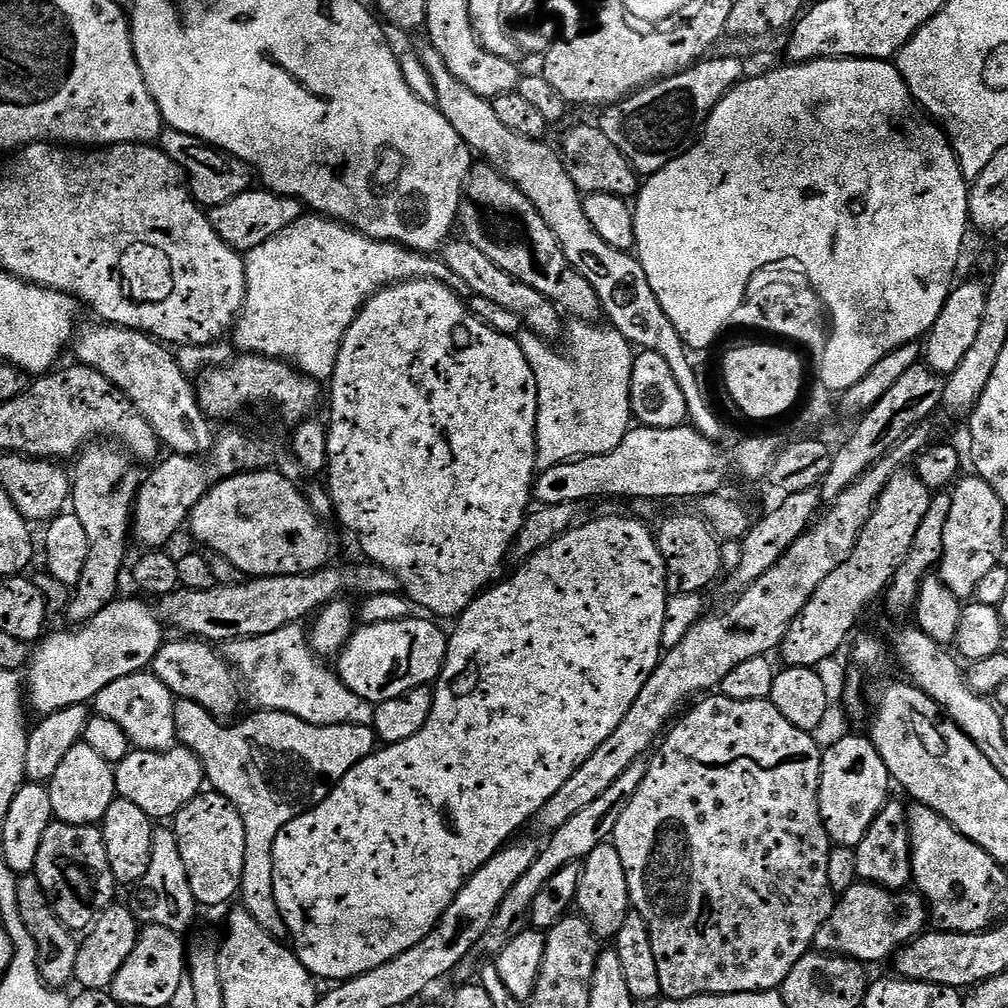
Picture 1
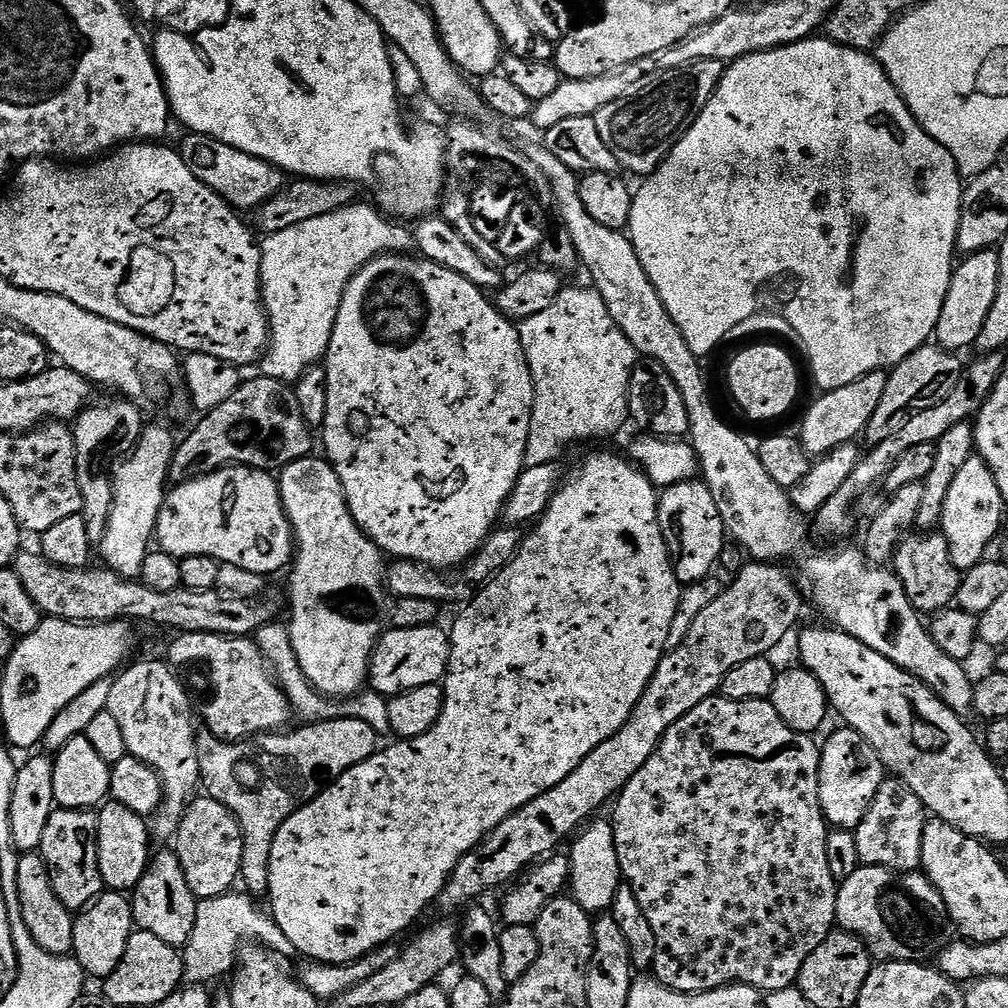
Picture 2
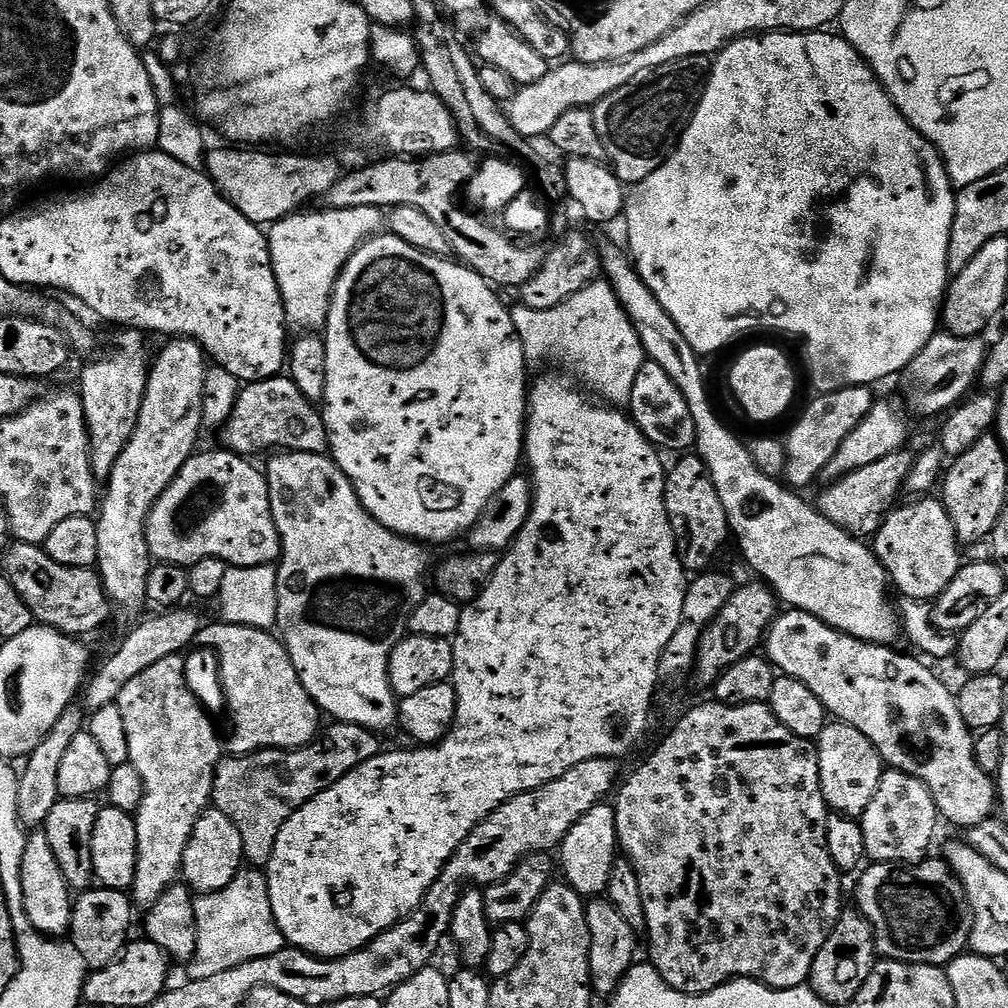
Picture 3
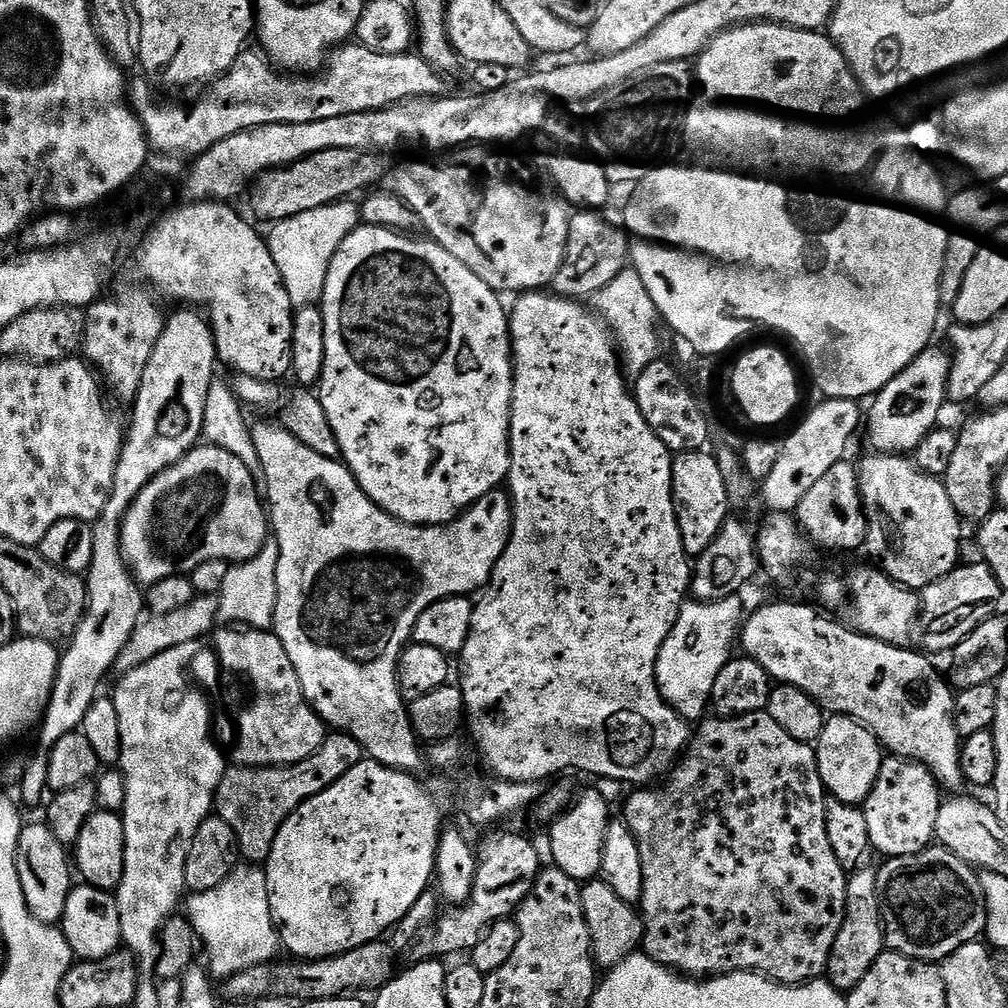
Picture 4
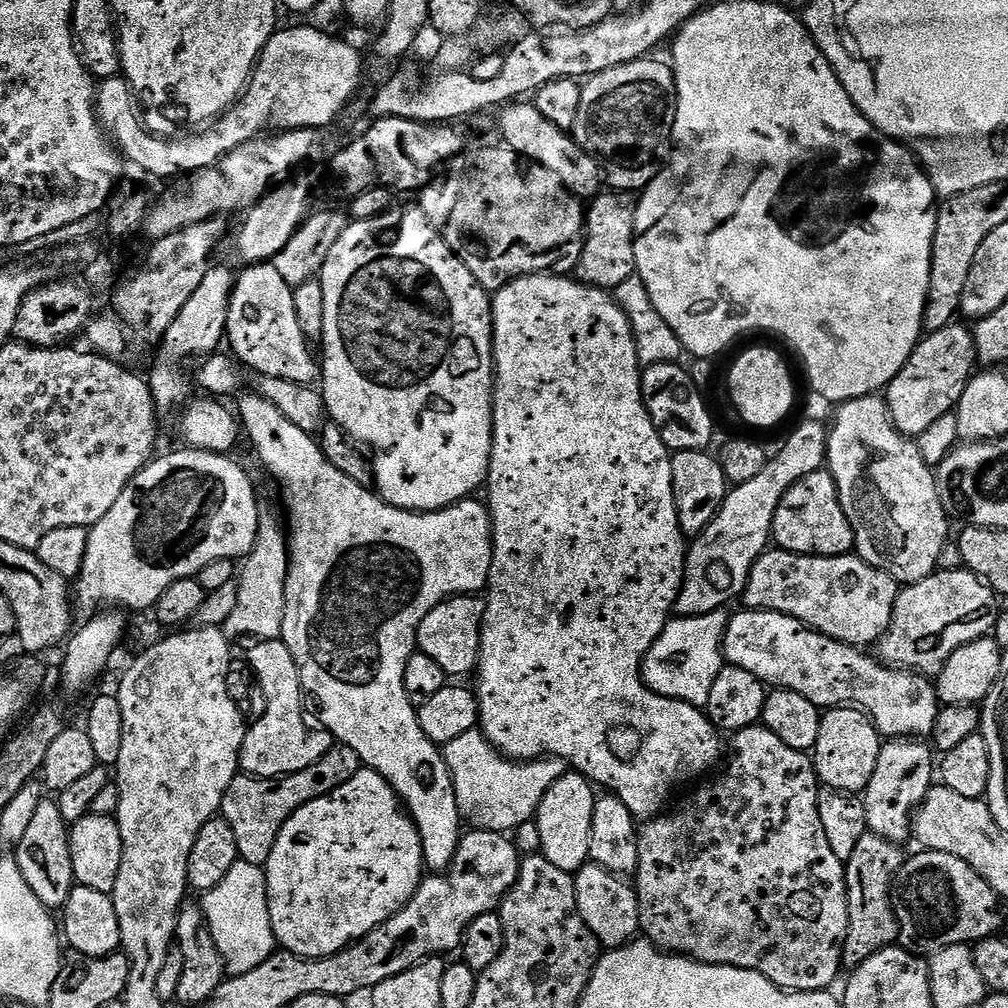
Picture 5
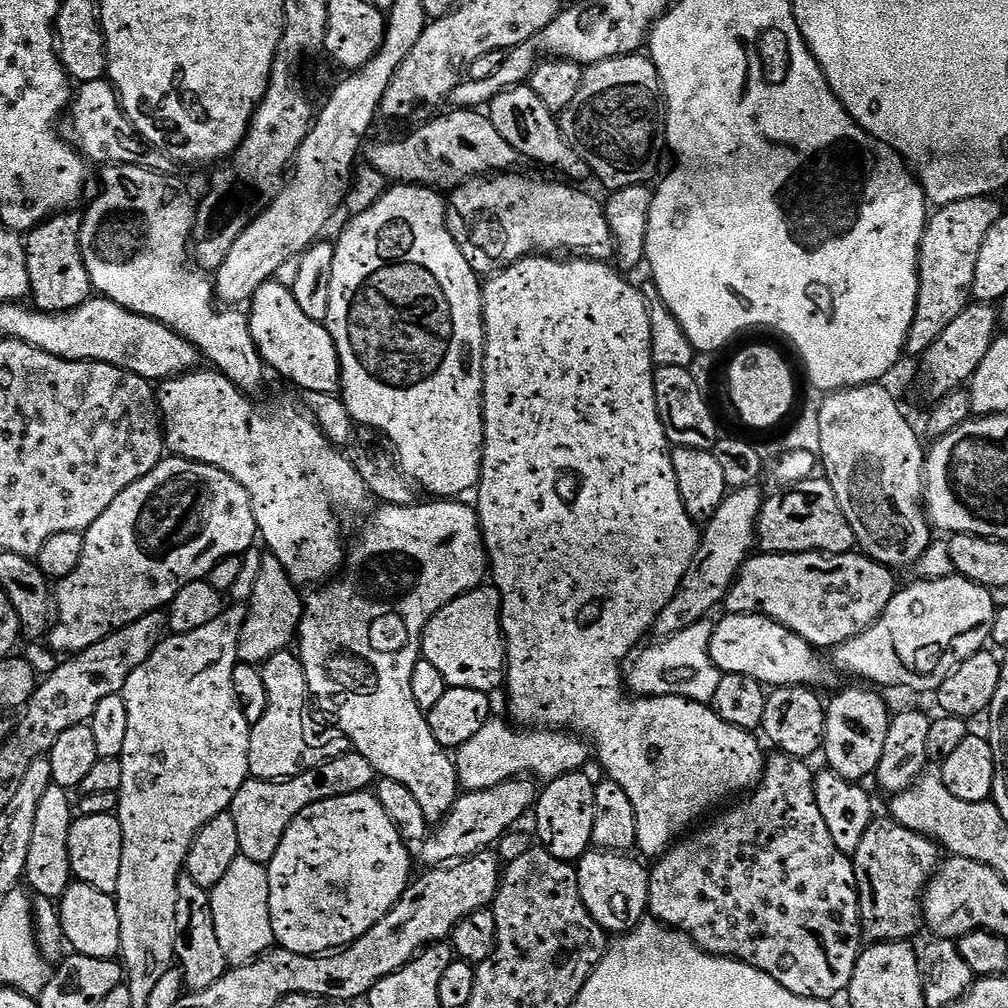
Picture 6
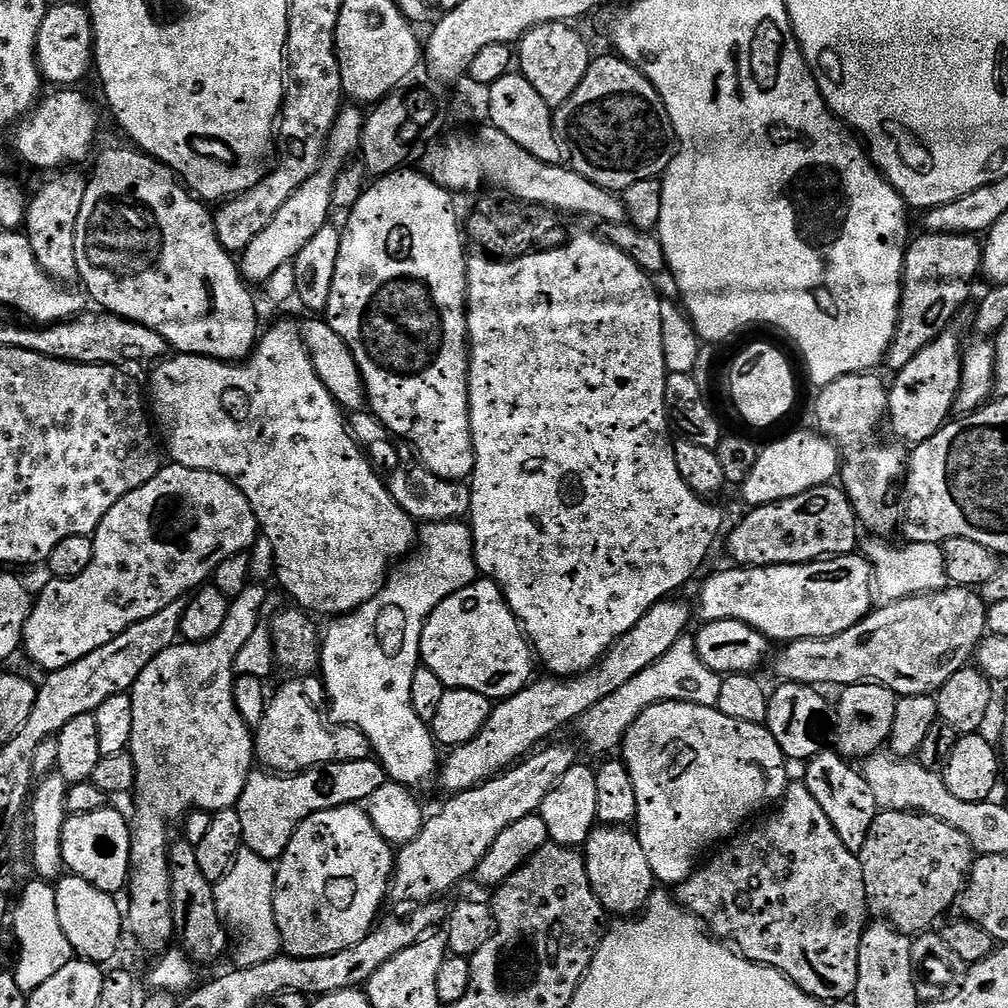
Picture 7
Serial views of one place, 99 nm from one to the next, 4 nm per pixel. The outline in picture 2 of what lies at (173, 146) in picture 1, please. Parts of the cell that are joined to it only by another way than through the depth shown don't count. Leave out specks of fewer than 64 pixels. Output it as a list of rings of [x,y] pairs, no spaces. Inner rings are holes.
[[[188,134],[178,144],[180,157],[194,170],[194,178],[198,178],[210,190],[214,190],[232,208],[255,210],[261,208],[270,198],[274,198],[286,187],[285,173],[262,158],[254,158],[234,146],[226,146],[226,142],[218,142],[209,136]]]

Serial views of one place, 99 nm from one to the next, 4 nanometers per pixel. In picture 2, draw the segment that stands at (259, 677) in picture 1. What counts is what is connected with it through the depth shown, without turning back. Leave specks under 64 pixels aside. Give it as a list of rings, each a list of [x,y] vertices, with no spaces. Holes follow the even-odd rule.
[[[273,622],[264,624],[261,628],[256,629],[254,633],[256,645],[260,647],[260,652],[266,659],[268,659],[268,667],[272,669],[277,684],[280,689],[288,695],[288,702],[293,713],[296,712],[301,716],[301,721],[317,724],[323,720],[337,720],[339,716],[349,716],[350,718],[358,718],[364,720],[366,726],[370,726],[376,732],[377,737],[384,738],[391,733],[392,727],[390,726],[390,710],[388,709],[388,700],[385,697],[378,695],[377,692],[368,690],[363,694],[357,694],[351,698],[345,699],[343,702],[337,702],[335,699],[322,695],[322,693],[308,681],[306,674],[302,674],[302,668],[298,666],[298,656],[294,654],[294,644],[290,642],[290,634],[287,627],[283,623]]]

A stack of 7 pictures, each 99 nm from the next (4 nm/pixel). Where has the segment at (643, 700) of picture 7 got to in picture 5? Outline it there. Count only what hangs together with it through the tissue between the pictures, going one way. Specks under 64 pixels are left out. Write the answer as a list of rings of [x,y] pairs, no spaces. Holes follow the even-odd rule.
[[[721,610],[697,616],[676,616],[669,619],[662,634],[644,655],[642,675],[652,692],[671,700],[681,700],[698,709],[707,709],[714,678],[726,667],[724,631],[728,628],[729,613]],[[479,727],[466,730],[454,742],[443,745],[444,761],[450,770],[450,778],[454,782],[454,794],[458,798],[458,810],[465,821],[468,820],[473,829],[485,828],[491,832],[515,833],[515,828],[520,828],[524,823],[531,821],[536,814],[536,808],[542,802],[546,790],[558,782],[564,773],[569,771],[570,765],[566,760],[555,758],[541,758],[538,760],[510,760],[502,755],[488,737],[480,731]]]

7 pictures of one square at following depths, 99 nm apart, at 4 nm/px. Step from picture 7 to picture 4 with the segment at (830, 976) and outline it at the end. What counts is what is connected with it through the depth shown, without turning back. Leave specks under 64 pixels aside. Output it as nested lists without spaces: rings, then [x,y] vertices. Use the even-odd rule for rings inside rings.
[[[767,710],[741,716],[705,719],[700,729],[691,733],[686,755],[655,786],[644,786],[624,804],[622,819],[638,842],[642,856],[642,898],[638,905],[644,922],[643,955],[684,978],[729,976],[731,972],[755,972],[777,984],[799,986],[825,975],[834,938],[844,921],[846,906],[846,869],[834,858],[830,838],[826,838],[824,802],[826,789],[812,744],[790,738]]]

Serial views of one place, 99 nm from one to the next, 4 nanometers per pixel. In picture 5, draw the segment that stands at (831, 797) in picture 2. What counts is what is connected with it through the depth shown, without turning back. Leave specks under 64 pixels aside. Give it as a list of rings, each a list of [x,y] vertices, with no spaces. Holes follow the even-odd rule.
[[[851,706],[827,709],[820,718],[818,742],[814,749],[819,783],[834,792],[863,793],[874,774],[874,766],[878,766],[881,743],[880,732],[868,713]]]

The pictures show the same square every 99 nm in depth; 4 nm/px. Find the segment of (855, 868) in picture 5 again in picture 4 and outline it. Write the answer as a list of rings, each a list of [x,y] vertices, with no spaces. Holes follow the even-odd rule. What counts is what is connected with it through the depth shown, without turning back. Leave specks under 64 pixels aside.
[[[861,866],[848,876],[846,886],[846,906],[844,921],[838,930],[838,938],[834,938],[834,946],[830,950],[826,979],[839,992],[849,993],[866,978],[870,966],[886,951],[884,943],[884,923],[880,917],[880,903],[876,893],[876,868]]]

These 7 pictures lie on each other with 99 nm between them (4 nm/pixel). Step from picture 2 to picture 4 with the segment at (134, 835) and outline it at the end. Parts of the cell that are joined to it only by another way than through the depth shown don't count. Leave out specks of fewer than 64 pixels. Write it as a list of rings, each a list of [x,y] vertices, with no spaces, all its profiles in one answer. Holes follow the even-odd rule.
[[[103,810],[93,812],[86,826],[82,826],[82,834],[78,834],[78,842],[74,846],[75,871],[79,879],[81,876],[89,885],[73,887],[66,898],[62,921],[64,937],[66,942],[70,942],[70,950],[77,961],[101,960],[121,947],[118,902],[113,893],[124,877],[125,858],[126,830],[123,815]]]

